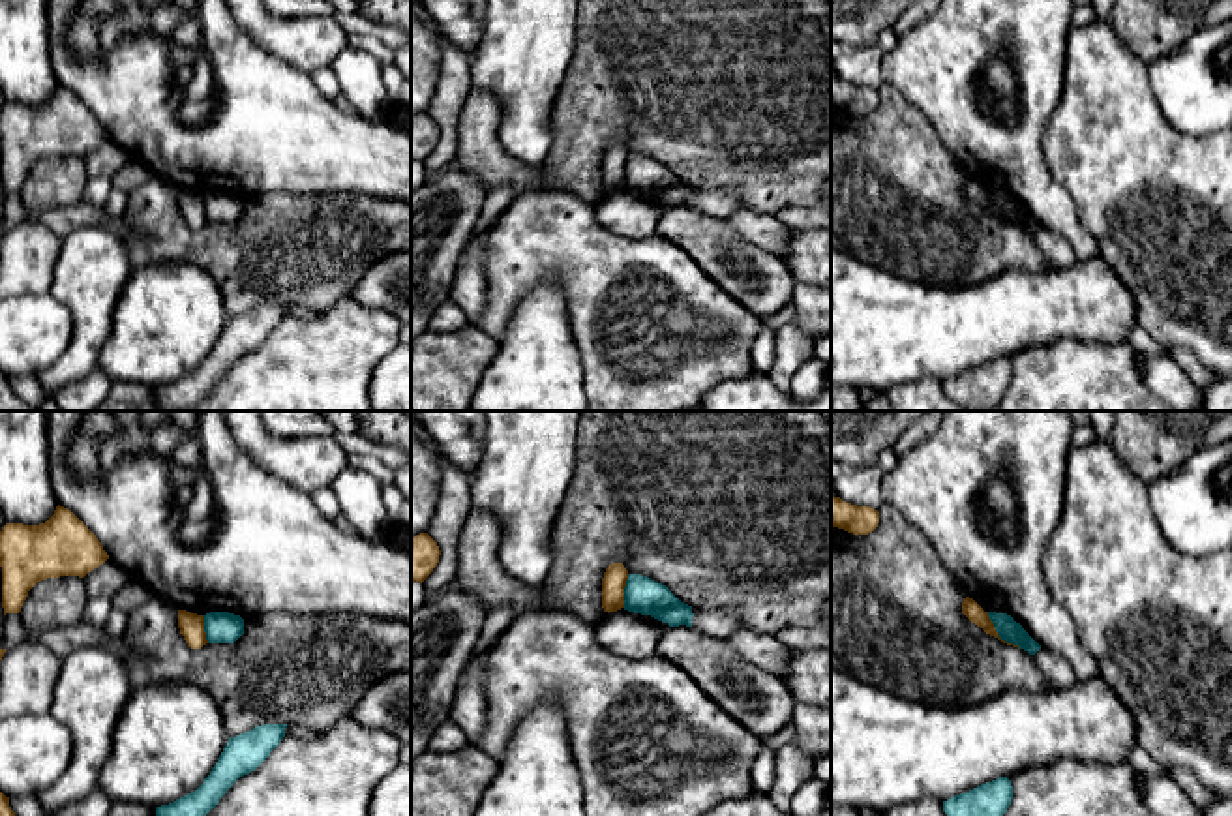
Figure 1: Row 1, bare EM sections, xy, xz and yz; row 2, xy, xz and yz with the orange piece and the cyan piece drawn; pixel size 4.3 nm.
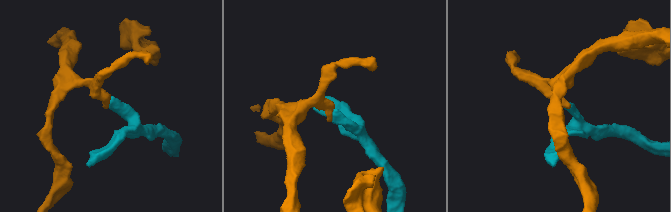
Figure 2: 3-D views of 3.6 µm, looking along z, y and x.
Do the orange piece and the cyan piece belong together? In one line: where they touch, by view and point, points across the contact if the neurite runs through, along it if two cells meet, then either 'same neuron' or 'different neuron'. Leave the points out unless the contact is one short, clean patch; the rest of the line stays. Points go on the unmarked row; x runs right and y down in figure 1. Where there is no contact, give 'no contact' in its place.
yz (998, 214) | along yz (987, 192), (994, 211), (1021, 227) | different neuron

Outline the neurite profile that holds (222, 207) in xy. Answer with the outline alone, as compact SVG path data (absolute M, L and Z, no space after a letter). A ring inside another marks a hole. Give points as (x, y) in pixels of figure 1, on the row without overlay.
M210 191L204 197L208 223L234 223L244 214L244 199L229 191Z

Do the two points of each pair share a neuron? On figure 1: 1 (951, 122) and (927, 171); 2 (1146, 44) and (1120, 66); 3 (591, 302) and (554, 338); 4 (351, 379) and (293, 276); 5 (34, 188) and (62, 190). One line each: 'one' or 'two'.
1: two
2: two
3: two
4: two
5: one

